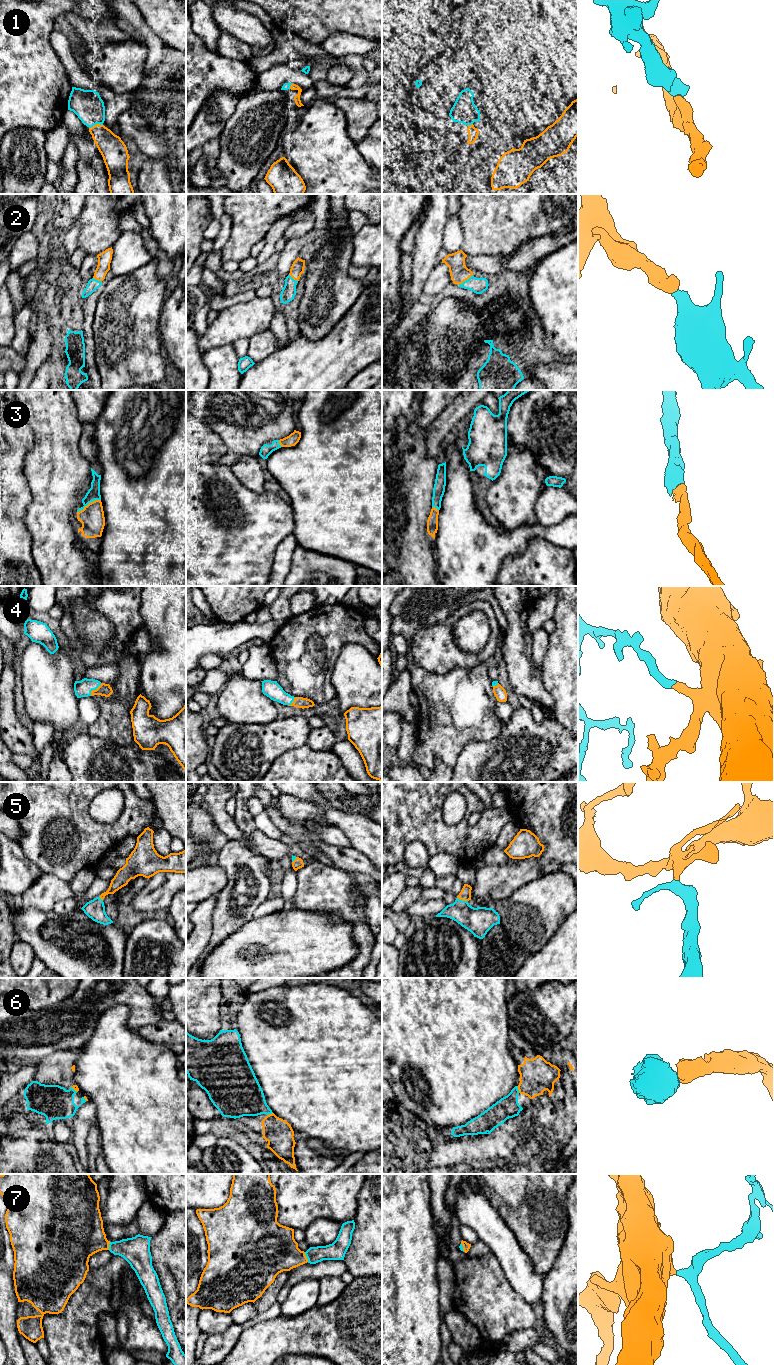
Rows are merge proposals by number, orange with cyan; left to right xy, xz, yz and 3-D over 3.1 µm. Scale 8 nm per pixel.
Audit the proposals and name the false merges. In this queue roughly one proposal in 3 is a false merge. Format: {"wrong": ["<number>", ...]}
{"wrong": []}

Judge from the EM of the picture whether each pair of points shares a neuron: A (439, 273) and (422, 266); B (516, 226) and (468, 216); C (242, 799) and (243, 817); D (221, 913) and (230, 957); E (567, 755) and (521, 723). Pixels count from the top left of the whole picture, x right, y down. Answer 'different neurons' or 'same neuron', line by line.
A: different neurons
B: same neuron
C: same neuron
D: different neurons
E: same neuron

